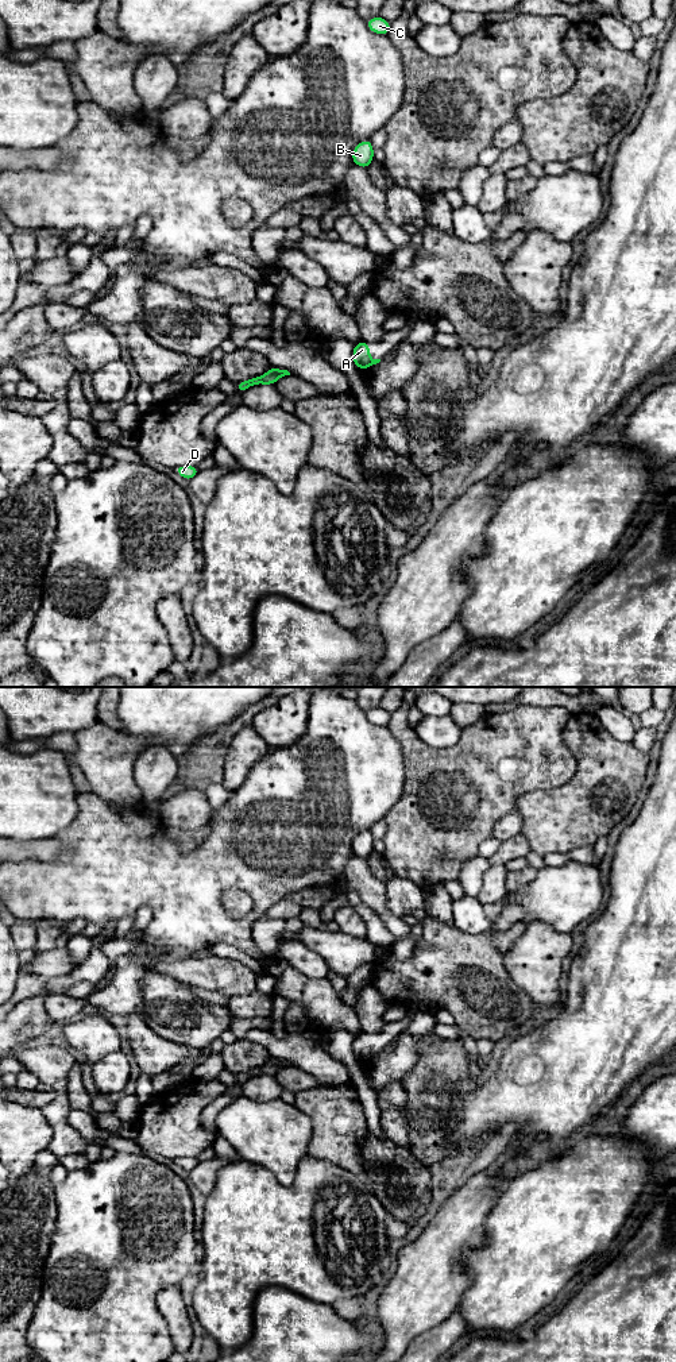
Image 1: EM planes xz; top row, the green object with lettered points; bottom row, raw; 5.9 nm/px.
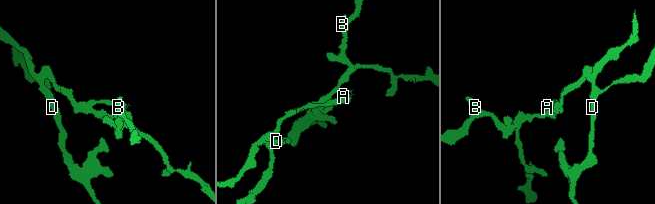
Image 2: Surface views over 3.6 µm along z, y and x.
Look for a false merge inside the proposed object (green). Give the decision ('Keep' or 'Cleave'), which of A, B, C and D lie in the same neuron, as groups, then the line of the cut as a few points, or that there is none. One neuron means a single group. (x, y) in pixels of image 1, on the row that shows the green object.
Cleave. Groups: A D / B C. Split along xz (262, 375), (258, 382)

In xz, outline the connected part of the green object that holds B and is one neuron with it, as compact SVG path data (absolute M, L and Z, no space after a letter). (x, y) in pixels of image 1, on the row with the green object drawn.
M370 139L358 143L352 150L352 163L367 169L374 161L374 146Z

